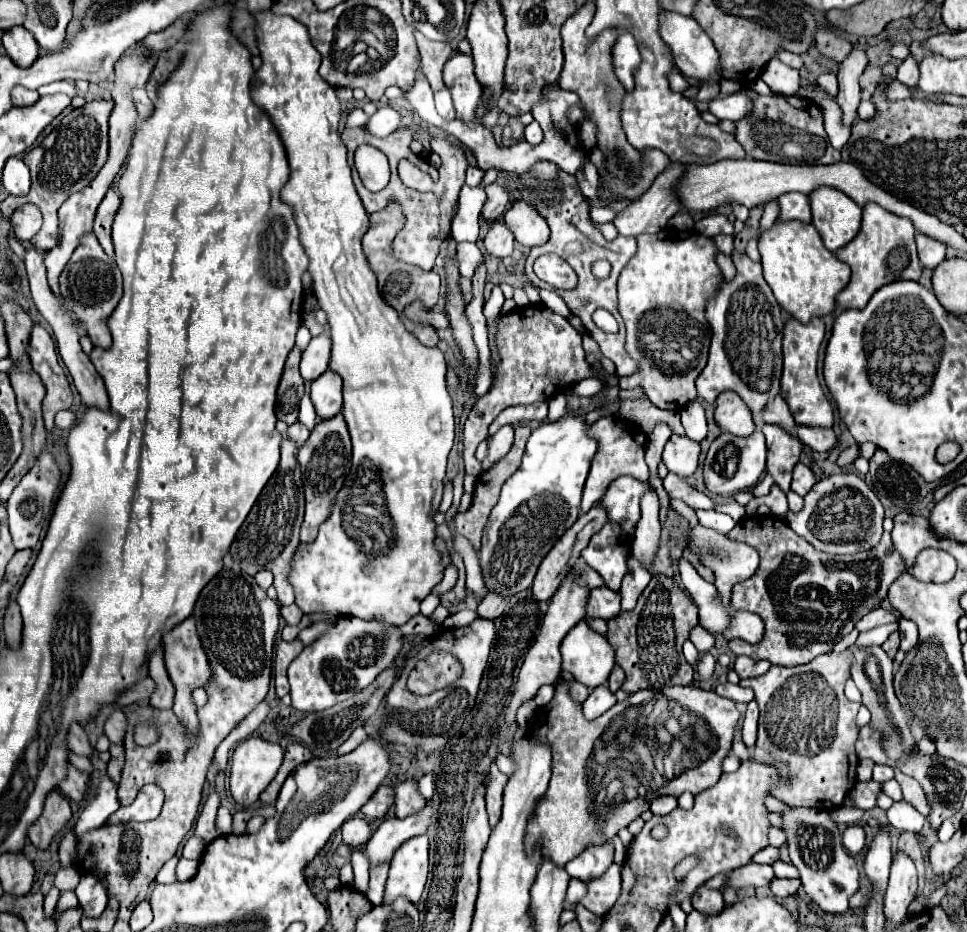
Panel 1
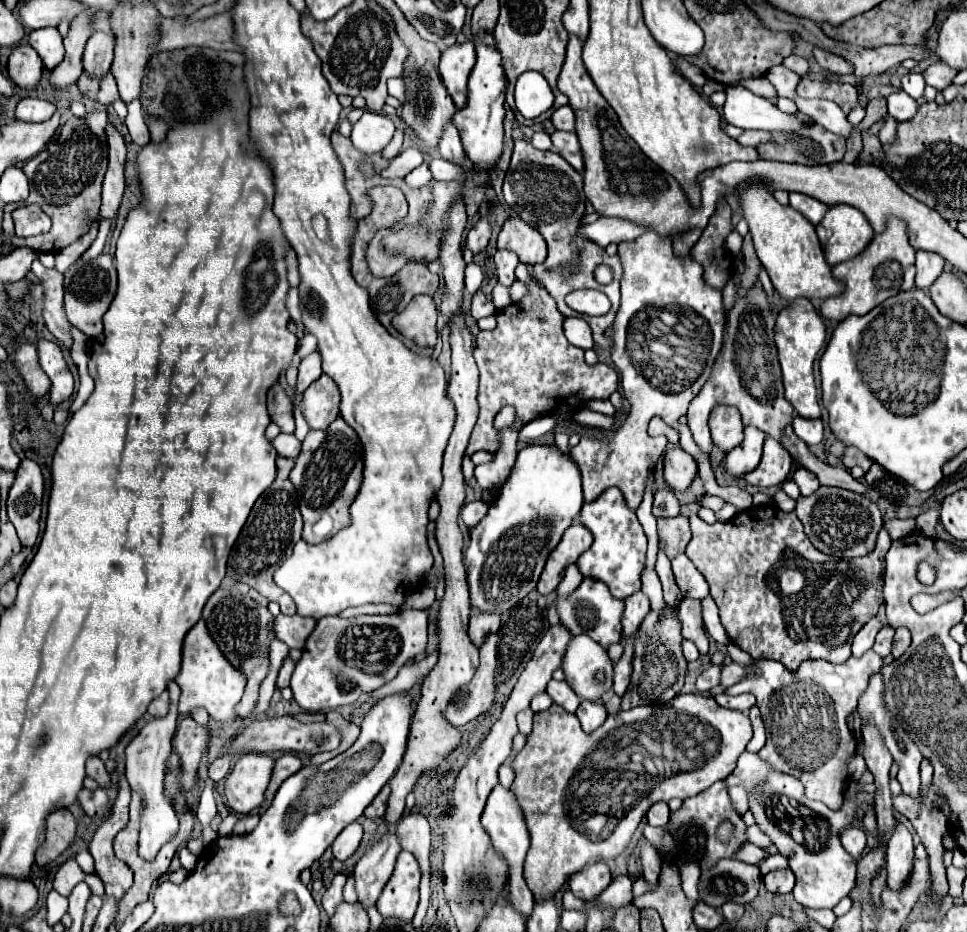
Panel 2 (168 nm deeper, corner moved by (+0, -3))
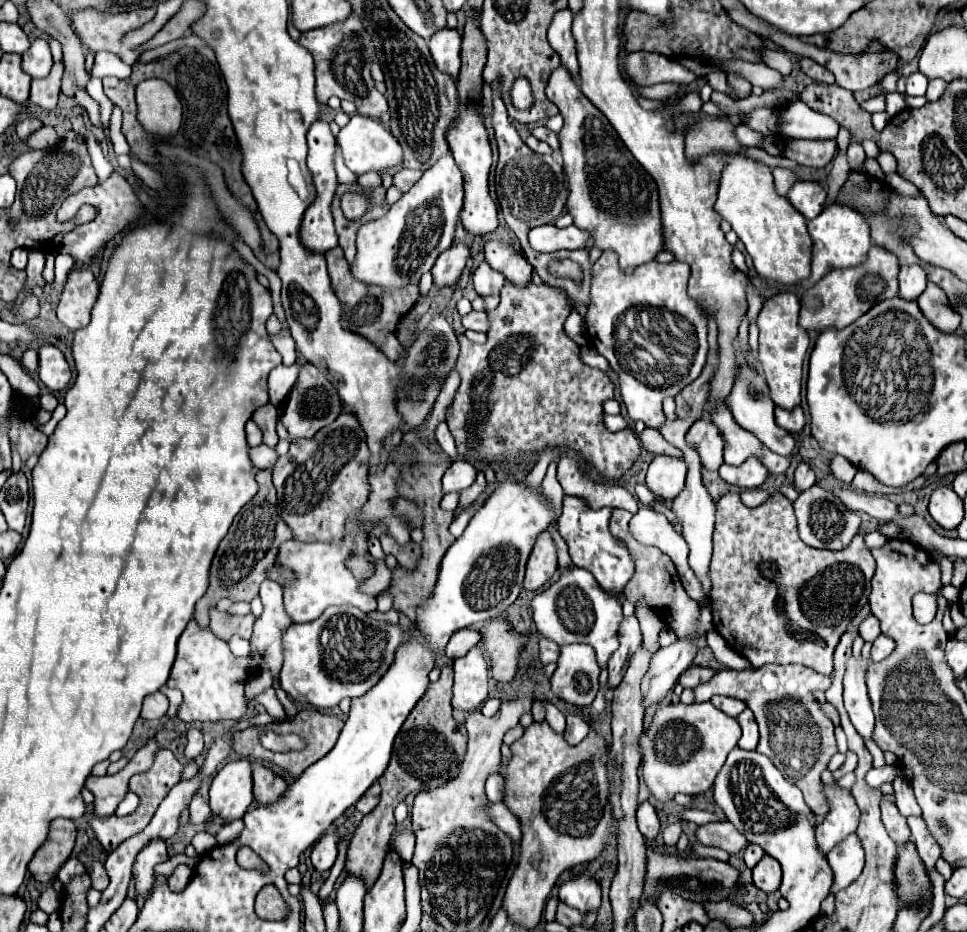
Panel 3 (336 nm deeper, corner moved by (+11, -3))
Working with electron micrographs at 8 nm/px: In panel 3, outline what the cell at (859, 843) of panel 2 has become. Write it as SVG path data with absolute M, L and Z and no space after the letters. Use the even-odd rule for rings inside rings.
M855 833L835 845L827 853L827 861L835 875L831 891L835 893L837 889L845 889L847 885L851 885L851 881L855 881L863 869L863 847Z

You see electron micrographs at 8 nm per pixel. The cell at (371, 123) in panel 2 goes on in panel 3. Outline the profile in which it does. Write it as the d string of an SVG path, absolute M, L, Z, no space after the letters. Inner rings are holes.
M353 113L351 121L339 131L337 143L341 145L345 165L355 175L361 175L361 173L367 173L367 171L383 173L383 171L395 169L403 163L403 151L401 151L401 145L397 143L397 139L377 119L369 119L369 117L359 115L359 113Z

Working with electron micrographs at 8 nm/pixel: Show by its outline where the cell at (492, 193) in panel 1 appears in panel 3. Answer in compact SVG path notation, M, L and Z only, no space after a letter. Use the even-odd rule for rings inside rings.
M453 243L449 251L443 251L431 269L435 285L439 287L453 285L459 279L469 257L471 257L471 247L467 243Z

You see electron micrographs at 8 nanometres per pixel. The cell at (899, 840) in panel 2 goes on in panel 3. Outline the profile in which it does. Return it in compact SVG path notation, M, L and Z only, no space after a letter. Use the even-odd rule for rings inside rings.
M891 801L881 803L881 819L883 819L883 825L885 825L889 837L897 845L905 845L909 841L909 837L911 837L909 825L907 825L905 817L899 813L899 809L895 807L895 803L891 803Z

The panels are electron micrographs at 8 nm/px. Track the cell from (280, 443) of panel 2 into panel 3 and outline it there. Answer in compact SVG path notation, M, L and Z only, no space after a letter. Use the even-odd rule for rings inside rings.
M265 443L251 449L251 461L257 469L271 469L277 459L279 459L279 455L277 455L275 447L269 447Z

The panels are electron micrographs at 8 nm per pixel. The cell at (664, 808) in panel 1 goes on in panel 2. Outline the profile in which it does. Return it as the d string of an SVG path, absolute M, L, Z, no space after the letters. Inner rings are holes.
M654 803L650 809L648 809L648 825L652 827L666 827L670 821L670 809L668 809L668 803Z

